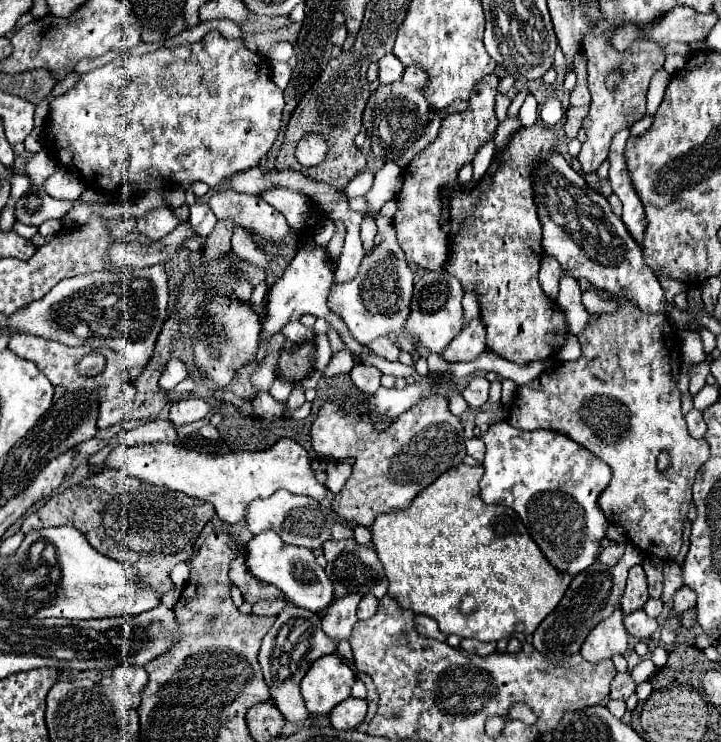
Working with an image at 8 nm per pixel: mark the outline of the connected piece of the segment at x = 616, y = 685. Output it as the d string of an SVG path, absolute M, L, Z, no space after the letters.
M629 672L617 674L617 676L613 678L613 682L611 682L611 698L627 700L633 692L635 692L635 682L631 680L631 674L629 674Z

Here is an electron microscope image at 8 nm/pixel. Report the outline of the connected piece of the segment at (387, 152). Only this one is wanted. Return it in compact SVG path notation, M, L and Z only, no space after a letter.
M407 66L401 80L379 86L367 100L363 112L363 126L367 128L367 136L371 140L371 148L375 158L379 160L397 160L425 130L429 124L429 104L423 96L423 88L427 82L427 74L421 66Z

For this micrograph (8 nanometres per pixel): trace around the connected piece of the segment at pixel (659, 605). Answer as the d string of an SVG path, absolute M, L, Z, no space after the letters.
M649 598L643 610L647 612L649 618L661 618L661 614L663 614L663 602L659 598Z

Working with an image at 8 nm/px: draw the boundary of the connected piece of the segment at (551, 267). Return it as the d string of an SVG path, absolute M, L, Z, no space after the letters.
M543 256L541 270L539 270L539 284L549 298L557 298L561 270L563 268L557 264L557 260L553 260L553 256Z

